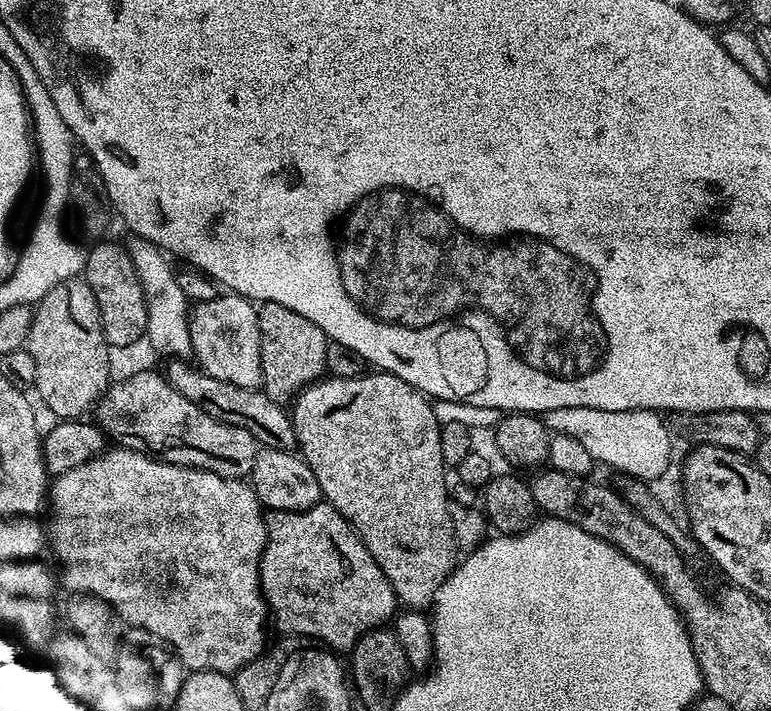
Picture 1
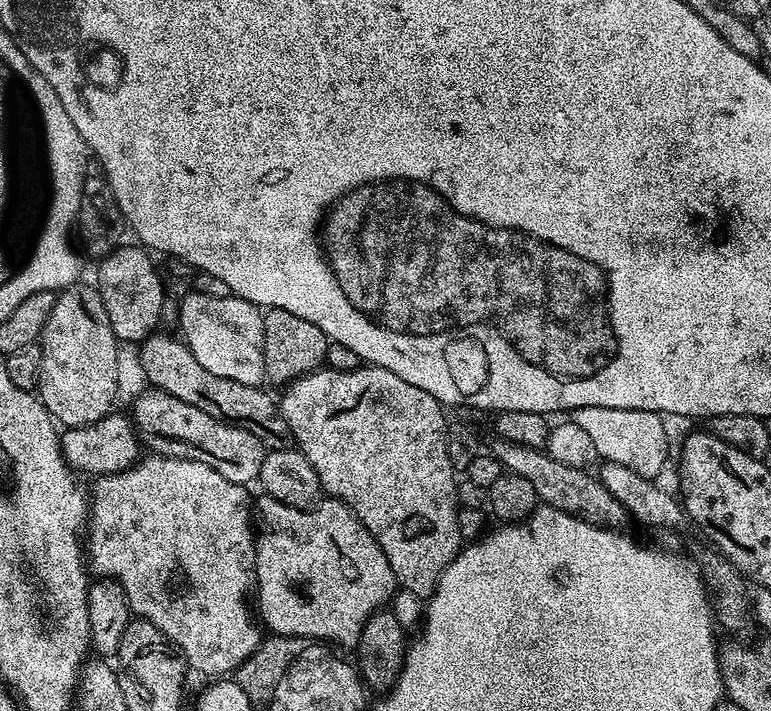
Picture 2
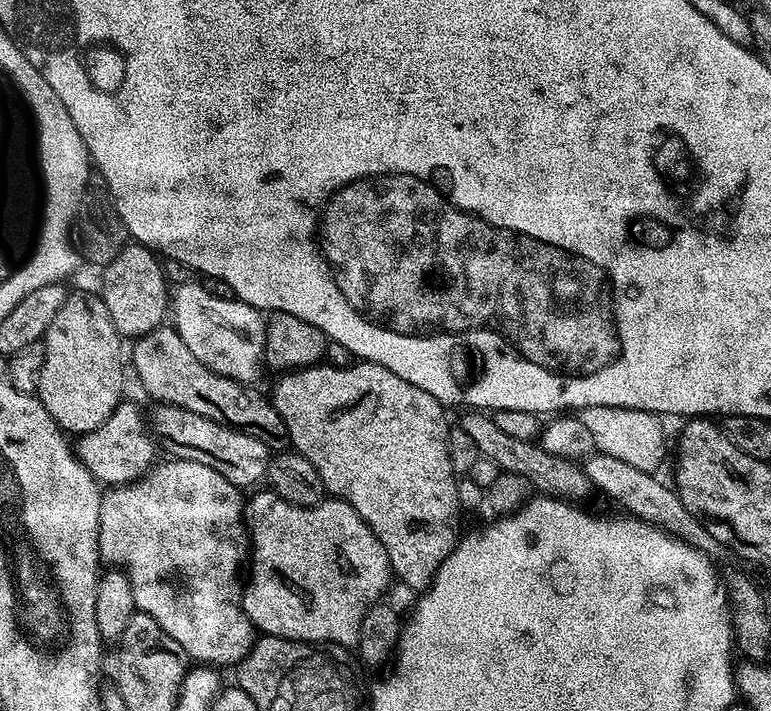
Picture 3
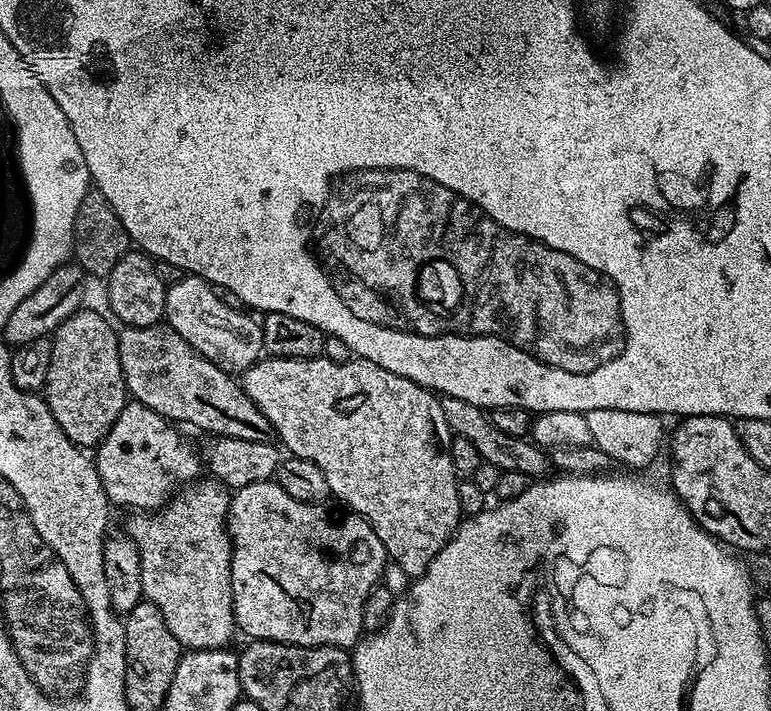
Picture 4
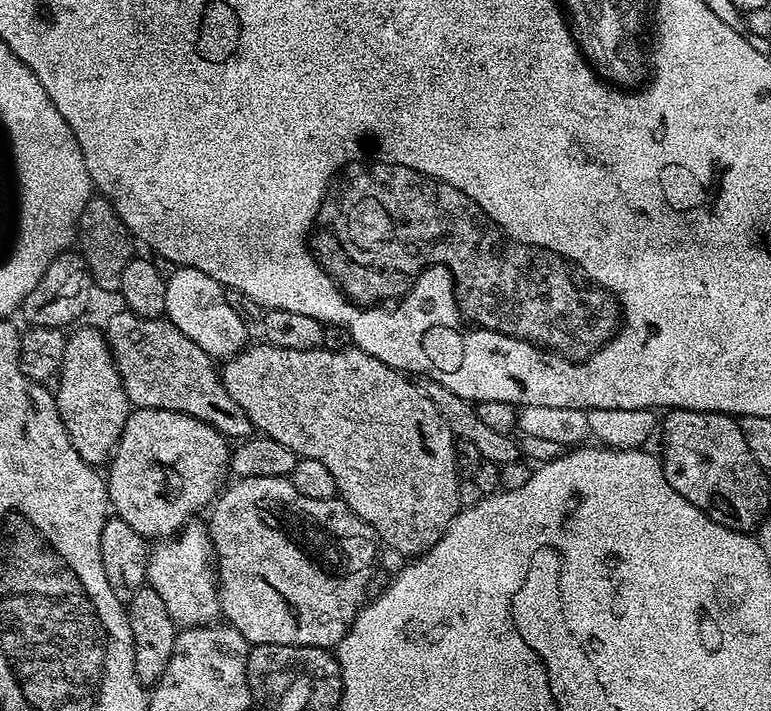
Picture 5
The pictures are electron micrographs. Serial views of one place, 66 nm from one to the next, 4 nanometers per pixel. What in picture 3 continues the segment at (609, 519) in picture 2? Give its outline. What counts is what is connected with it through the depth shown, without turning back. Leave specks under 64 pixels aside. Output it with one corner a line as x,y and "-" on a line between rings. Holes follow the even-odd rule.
472,414
462,420
462,427
470,438
474,438
474,446
478,446
481,457
492,460
505,472
522,474
532,483
533,489
544,494
568,494
564,492
584,492
590,488
587,474
577,461
567,460
564,456
554,454
541,448
539,443
522,438
514,438
503,430
498,430
495,419
491,415

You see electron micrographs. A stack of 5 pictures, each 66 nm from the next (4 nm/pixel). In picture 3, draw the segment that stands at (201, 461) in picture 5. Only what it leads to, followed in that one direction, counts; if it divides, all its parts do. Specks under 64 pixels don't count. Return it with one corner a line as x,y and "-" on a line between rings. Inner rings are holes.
121,402
114,414
110,414
110,418
98,426
98,430
83,433
79,437
80,445
77,443
74,448
86,470
90,470
92,477
104,486
133,483
147,476
154,464
152,459
156,456
156,448
152,445
153,437
146,427
146,420
140,417
138,405
128,403

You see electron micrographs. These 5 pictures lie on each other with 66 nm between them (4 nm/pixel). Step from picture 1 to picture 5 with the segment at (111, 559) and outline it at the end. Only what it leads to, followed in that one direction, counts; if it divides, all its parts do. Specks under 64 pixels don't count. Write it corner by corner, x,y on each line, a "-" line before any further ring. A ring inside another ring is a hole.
189,523
177,535
159,541
148,553
147,587
153,588
162,602
166,602
170,618
181,629
205,627
221,615
212,538
203,523
196,523

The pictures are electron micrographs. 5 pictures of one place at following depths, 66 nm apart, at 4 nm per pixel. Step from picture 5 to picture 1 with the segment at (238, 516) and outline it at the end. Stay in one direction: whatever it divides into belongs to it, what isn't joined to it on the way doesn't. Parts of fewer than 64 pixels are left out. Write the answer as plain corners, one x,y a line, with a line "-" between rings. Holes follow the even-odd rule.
321,502
305,512
272,512
266,523
268,541
260,559
260,590
281,633
306,636
332,650
352,650
367,632
387,625
397,615
398,601
386,574
374,562
356,529
331,504

